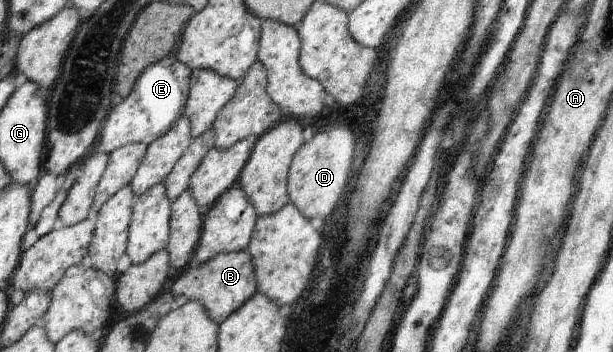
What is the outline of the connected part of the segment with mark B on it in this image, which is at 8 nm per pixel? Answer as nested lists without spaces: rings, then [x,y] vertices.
[[[248,250],[223,252],[203,264],[190,264],[188,271],[172,283],[170,293],[175,296],[178,308],[185,306],[189,301],[203,303],[210,317],[221,325],[258,294],[253,256]]]

